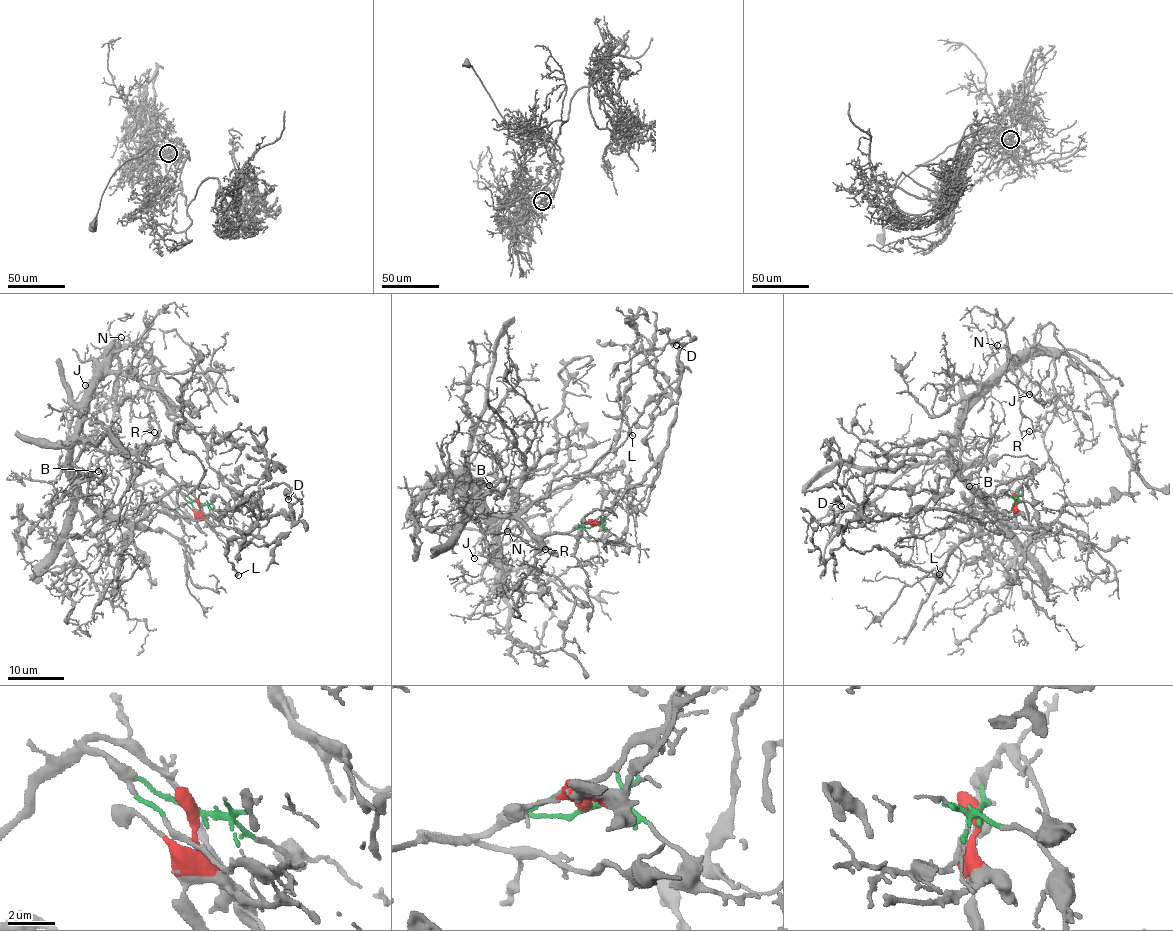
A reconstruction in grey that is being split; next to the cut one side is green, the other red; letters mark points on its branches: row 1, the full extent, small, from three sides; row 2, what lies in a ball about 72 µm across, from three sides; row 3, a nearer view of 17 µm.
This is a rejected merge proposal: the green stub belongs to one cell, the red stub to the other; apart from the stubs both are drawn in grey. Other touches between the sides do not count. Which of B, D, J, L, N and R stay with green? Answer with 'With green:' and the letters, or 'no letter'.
With green: B, J, N, R

